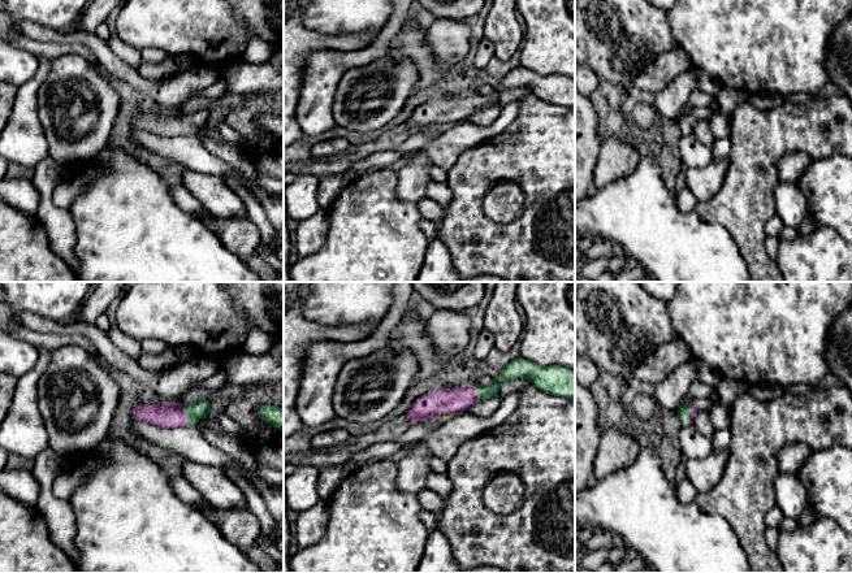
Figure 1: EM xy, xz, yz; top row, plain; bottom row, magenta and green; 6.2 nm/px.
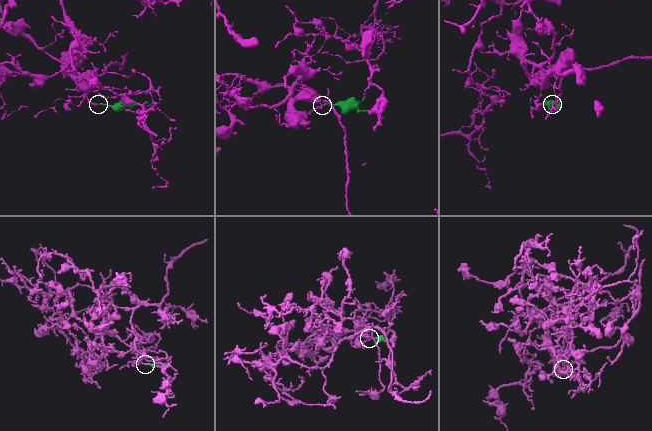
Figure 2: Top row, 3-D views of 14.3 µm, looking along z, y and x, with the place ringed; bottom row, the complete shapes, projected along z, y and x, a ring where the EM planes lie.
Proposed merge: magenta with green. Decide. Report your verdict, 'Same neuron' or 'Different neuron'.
Same neuron

